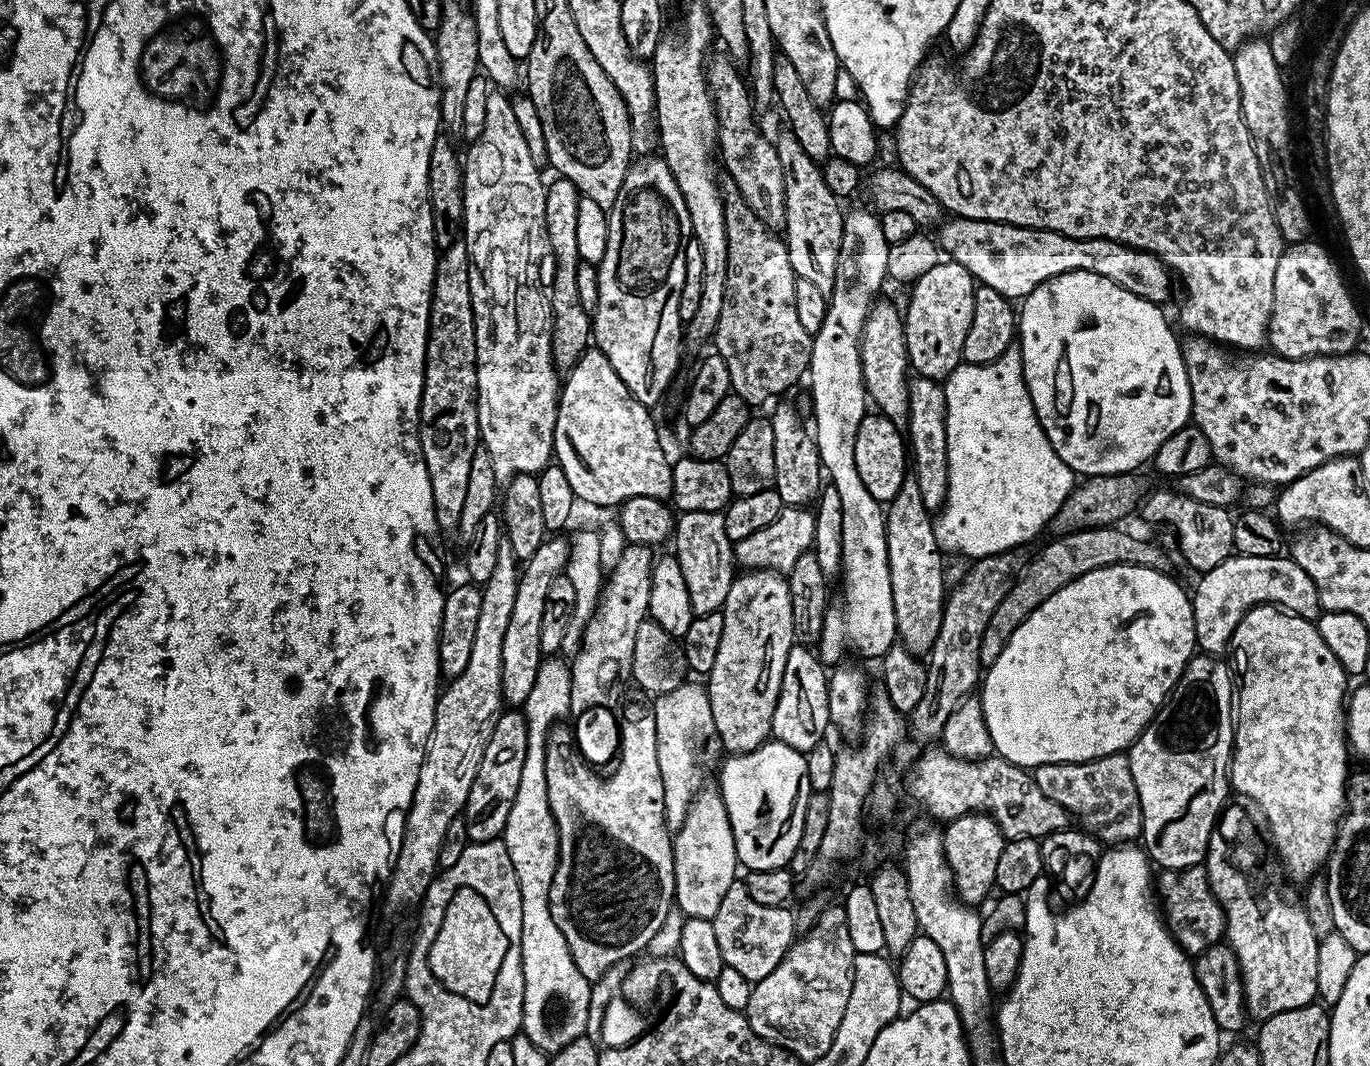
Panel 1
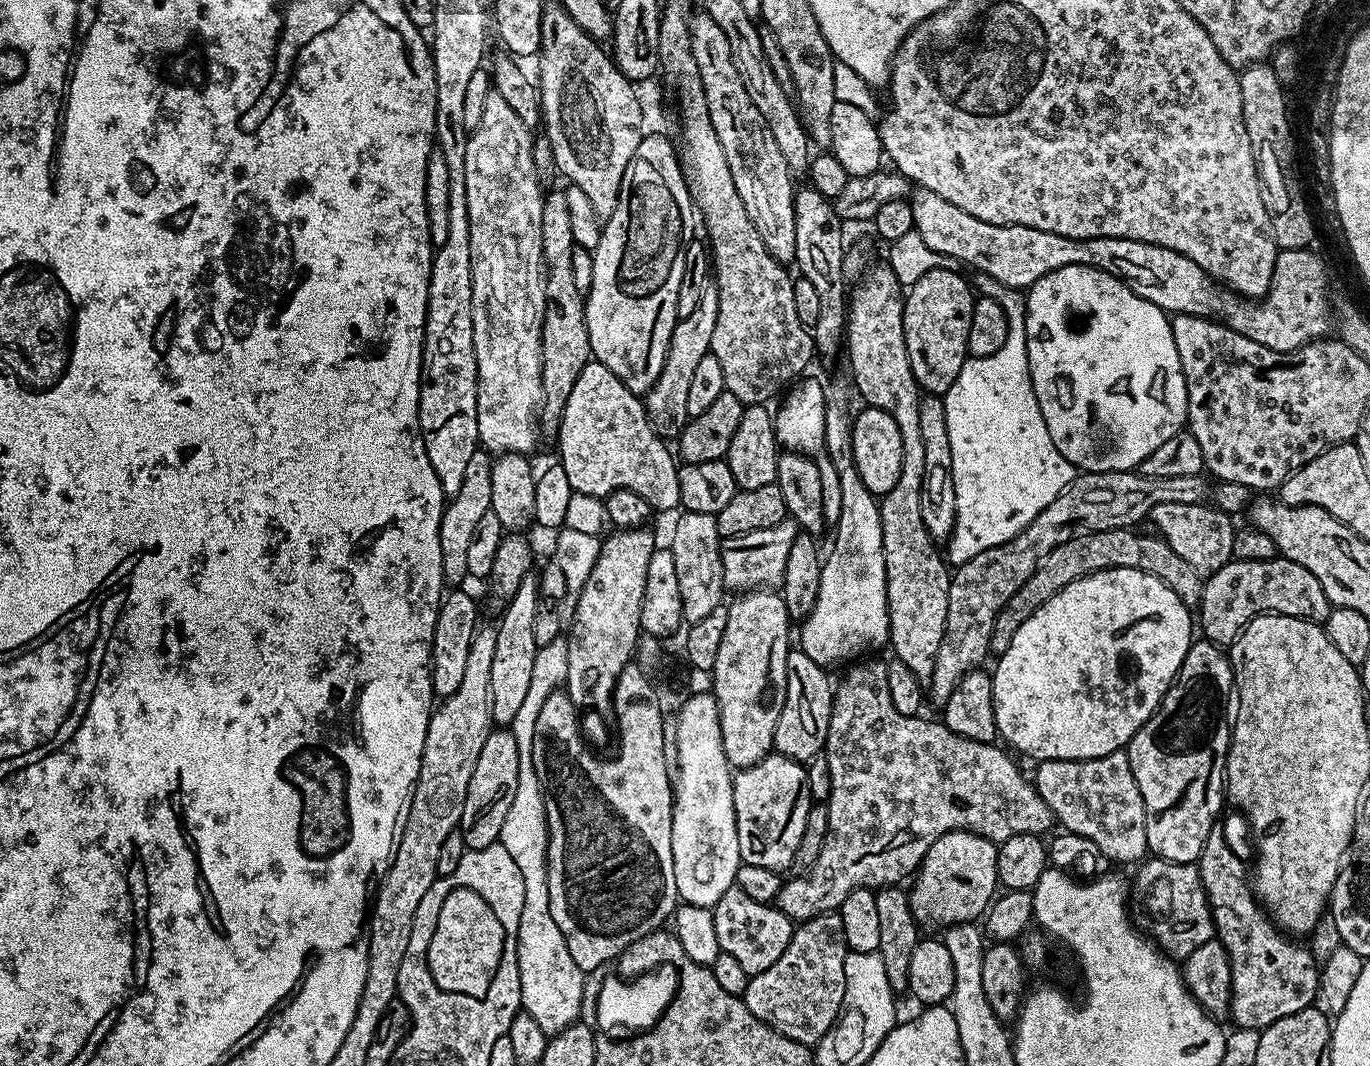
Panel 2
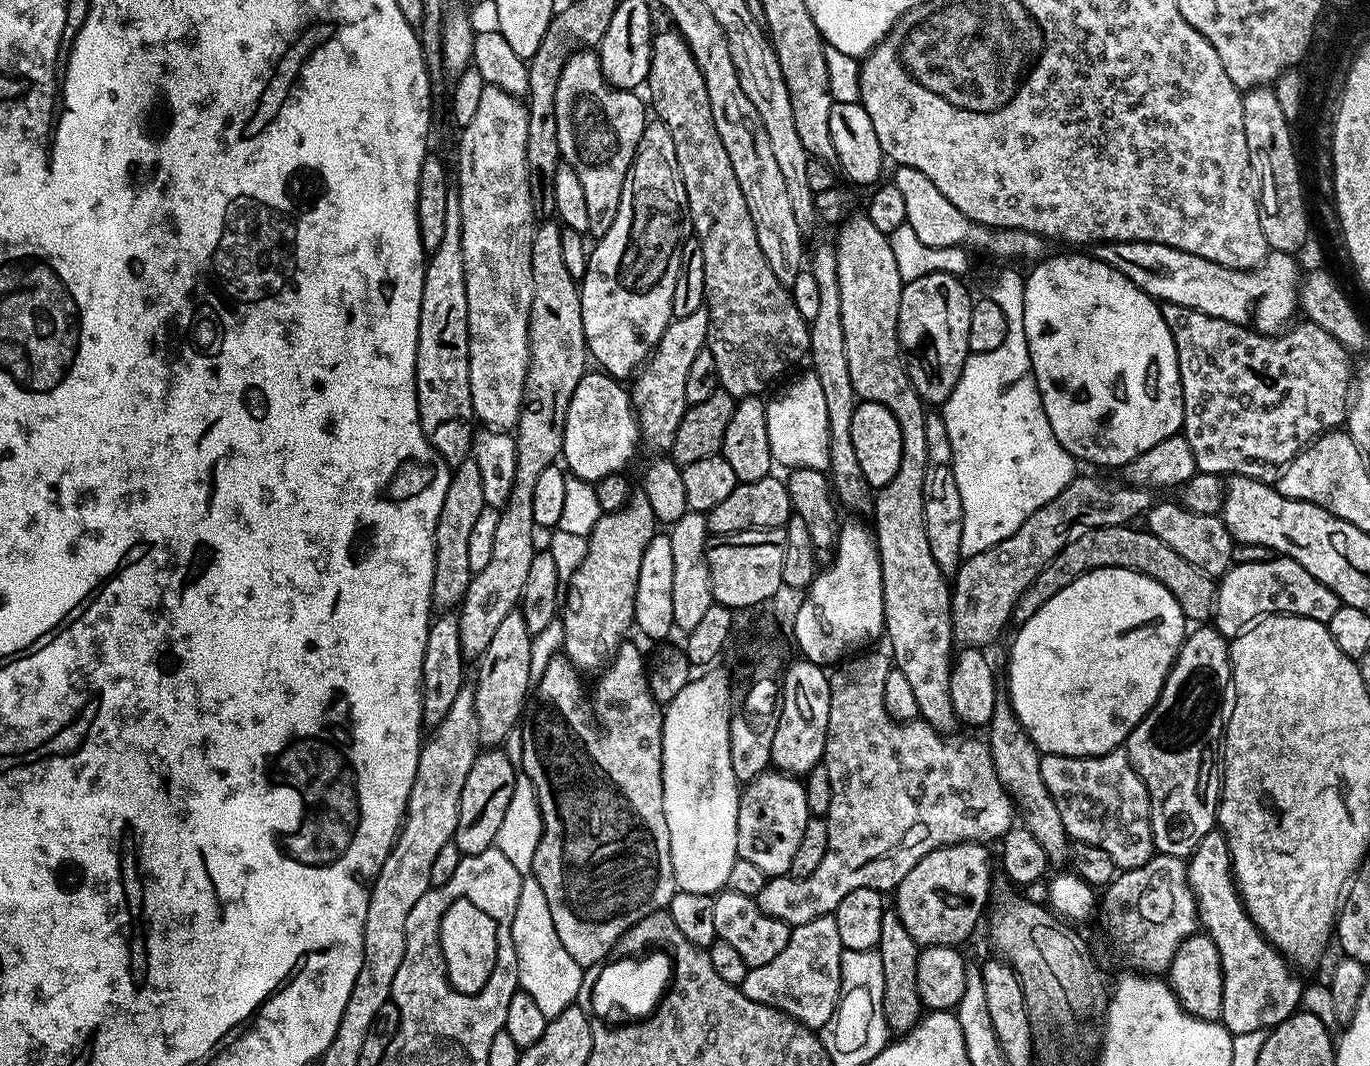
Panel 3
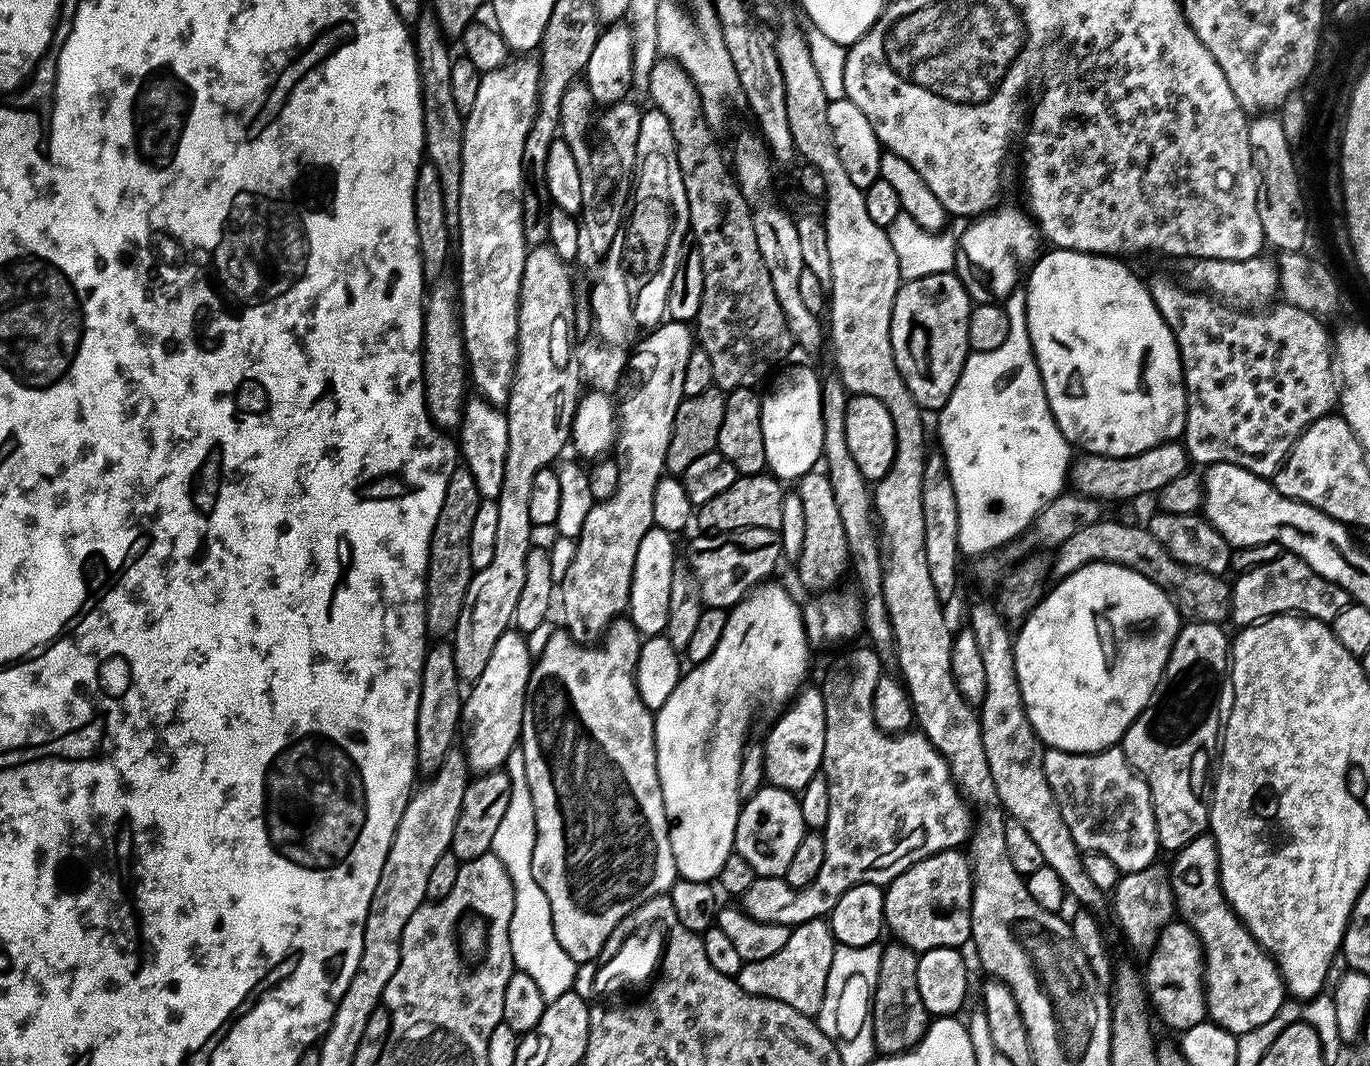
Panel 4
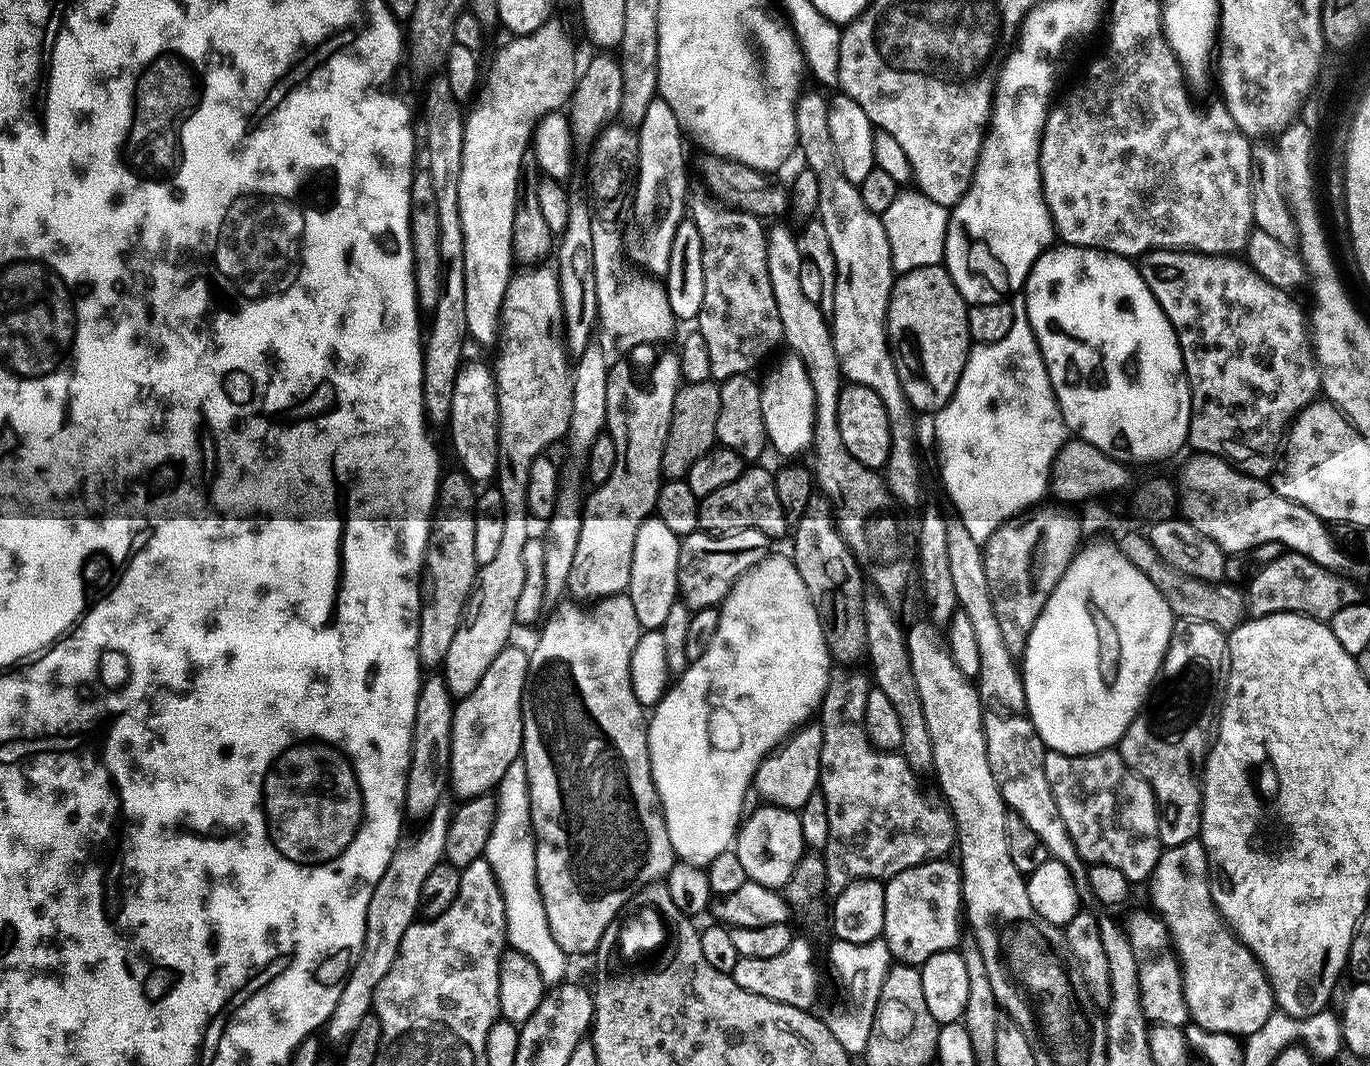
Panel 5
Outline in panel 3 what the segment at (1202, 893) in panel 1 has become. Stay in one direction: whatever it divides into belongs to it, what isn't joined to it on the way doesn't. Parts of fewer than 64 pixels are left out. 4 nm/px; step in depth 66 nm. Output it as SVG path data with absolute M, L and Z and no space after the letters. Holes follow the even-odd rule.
M1154 854L1142 866L1123 869L1103 891L1101 910L1104 930L1124 966L1145 974L1167 973L1178 946L1200 928L1183 856Z

